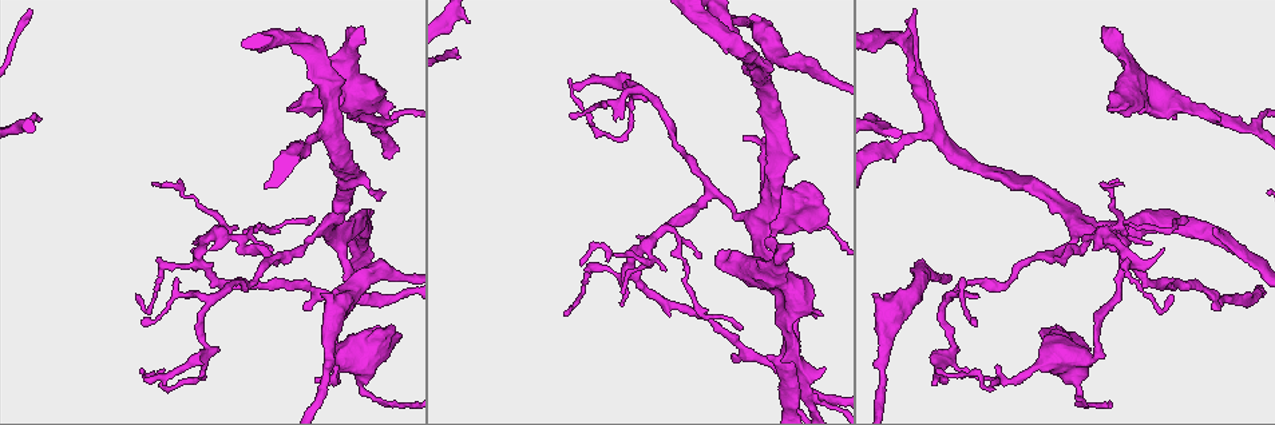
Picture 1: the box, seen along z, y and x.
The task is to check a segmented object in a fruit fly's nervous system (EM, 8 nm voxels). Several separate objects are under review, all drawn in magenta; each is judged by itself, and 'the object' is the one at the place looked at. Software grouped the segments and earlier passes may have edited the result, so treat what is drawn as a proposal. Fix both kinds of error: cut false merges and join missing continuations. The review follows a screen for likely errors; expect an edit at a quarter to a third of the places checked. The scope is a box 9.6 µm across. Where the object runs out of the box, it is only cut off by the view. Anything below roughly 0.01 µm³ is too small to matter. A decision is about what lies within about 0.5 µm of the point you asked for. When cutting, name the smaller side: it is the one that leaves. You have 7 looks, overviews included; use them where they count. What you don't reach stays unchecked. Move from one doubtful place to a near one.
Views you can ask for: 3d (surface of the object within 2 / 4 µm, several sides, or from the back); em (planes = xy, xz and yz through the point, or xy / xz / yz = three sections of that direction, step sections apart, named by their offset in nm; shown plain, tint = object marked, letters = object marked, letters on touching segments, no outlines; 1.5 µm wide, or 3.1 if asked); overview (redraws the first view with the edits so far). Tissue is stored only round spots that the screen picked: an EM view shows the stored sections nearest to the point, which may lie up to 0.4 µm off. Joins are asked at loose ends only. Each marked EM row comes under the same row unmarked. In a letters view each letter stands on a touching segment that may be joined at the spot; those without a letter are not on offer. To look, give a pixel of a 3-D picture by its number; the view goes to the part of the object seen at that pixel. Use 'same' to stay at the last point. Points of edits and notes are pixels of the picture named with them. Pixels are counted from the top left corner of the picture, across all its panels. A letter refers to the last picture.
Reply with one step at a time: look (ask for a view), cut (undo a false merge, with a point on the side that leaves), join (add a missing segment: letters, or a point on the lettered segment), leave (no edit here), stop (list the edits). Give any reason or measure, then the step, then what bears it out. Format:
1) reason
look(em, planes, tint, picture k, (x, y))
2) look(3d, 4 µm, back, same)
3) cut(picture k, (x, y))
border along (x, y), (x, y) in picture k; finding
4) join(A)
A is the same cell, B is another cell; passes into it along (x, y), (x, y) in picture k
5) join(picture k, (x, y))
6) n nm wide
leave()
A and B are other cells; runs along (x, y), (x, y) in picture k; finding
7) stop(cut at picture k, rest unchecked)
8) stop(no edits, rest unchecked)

calibre changes
look(3d, 2 µm, picture 1, (364, 389))

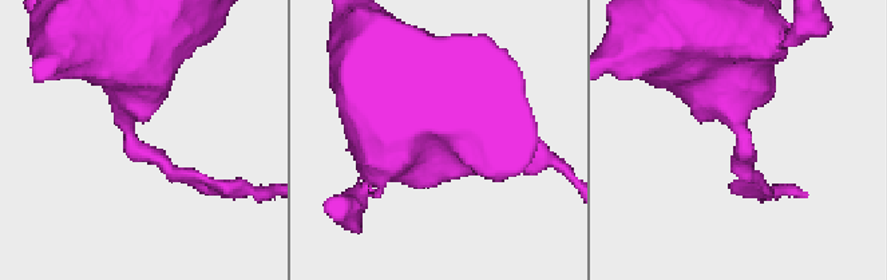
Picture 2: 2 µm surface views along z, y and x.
shape alone is not enough
look(em, planes, letters, picture 2, (130, 140))

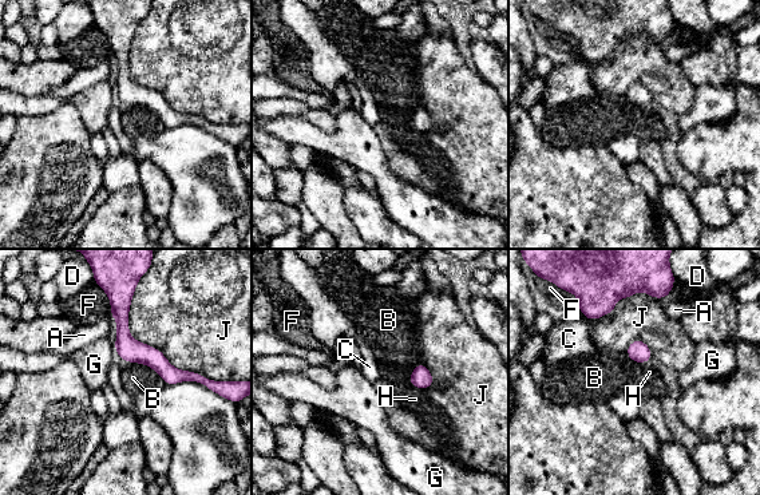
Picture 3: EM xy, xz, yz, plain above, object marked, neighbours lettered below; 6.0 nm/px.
130 nm wide
leave()
A, B, C, D, F, G, H and J are other cells; runs along (117, 258), (123, 337), (193, 377) in picture 3; one neuron here

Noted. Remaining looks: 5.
look(3d, 2 µm, picture 1, (922, 273))

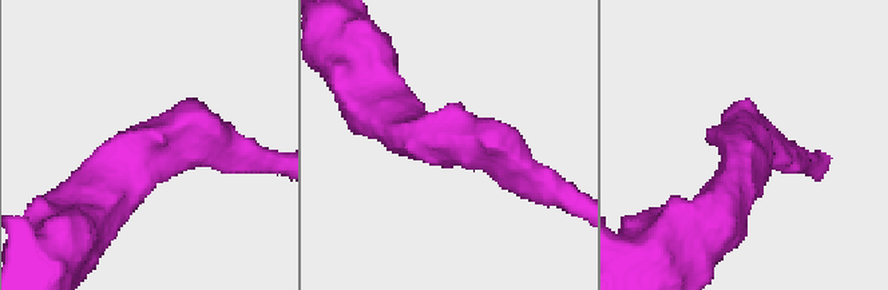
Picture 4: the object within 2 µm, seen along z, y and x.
arms of 180, 420 nm; shape alone is not enough
look(em, planes, letters, picture 4, (468, 144))

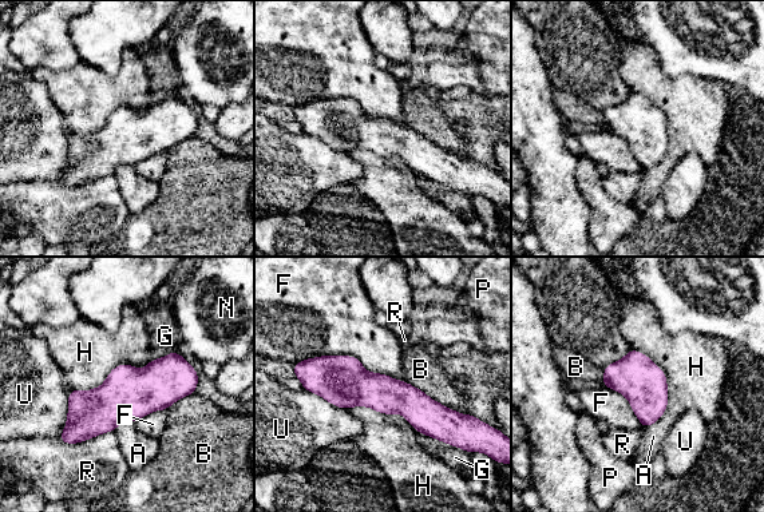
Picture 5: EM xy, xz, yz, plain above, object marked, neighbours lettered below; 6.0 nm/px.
leave()
A, B, F, G, H, N, P, R and U are other cells; all the same neuron

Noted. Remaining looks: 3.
arms part here
look(em, xz, step 4, tint, picture 1, (1086, 243))

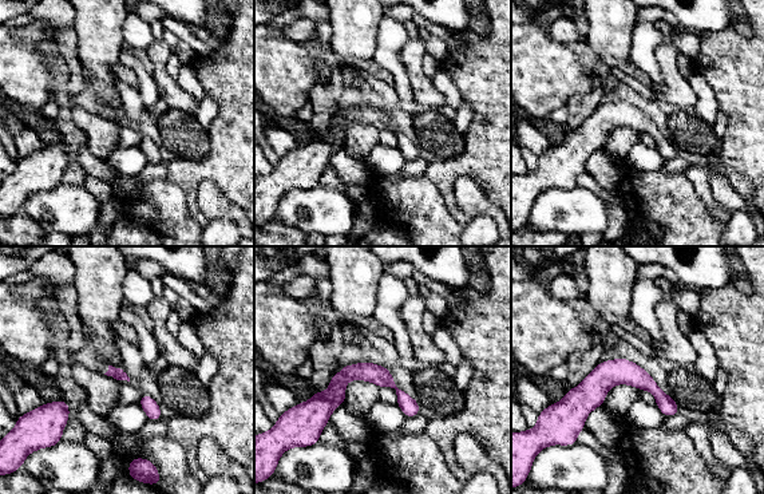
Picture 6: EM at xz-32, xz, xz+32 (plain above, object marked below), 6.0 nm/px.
look(em, planes, letters, same)

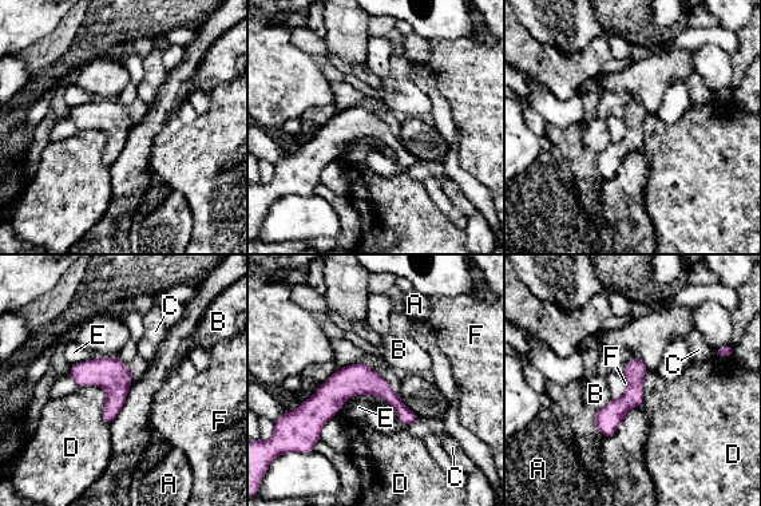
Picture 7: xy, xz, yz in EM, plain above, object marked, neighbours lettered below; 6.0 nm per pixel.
D touches over 300 nm
leave()
A, B, C, D, E and F are other cells; border along (78, 386), (104, 390), (109, 425) in picture 7; continuous, no second neuron

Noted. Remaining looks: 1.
stop(no edits, rest unchecked)

